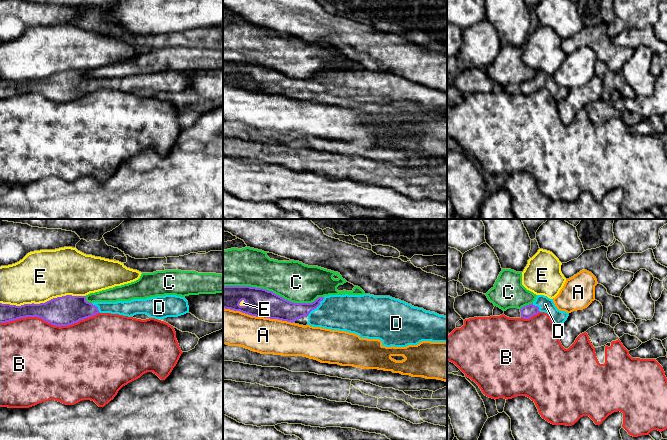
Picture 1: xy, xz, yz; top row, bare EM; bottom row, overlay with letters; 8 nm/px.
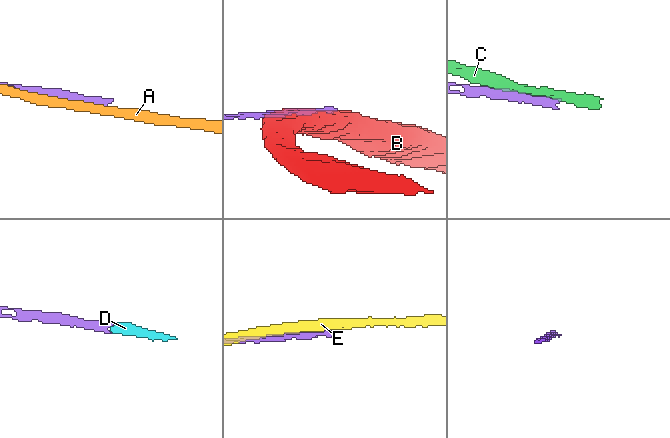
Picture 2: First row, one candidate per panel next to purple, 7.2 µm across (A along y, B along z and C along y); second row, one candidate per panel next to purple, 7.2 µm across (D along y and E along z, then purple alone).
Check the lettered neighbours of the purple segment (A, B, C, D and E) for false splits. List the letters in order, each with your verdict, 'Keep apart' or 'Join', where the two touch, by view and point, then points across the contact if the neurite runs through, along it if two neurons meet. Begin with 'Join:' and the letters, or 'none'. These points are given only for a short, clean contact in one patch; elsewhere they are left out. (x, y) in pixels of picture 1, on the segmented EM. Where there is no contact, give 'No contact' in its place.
Join: D
A: Keep apart. Touches purple at xz (258, 316)
B: Keep apart. Touches purple at xy (49, 322)
C: Keep apart. Touches purple at xz (272, 292)
D: Join. Touches purple at xz (316, 307)
E: Keep apart. Touches purple at xy (42, 303)

